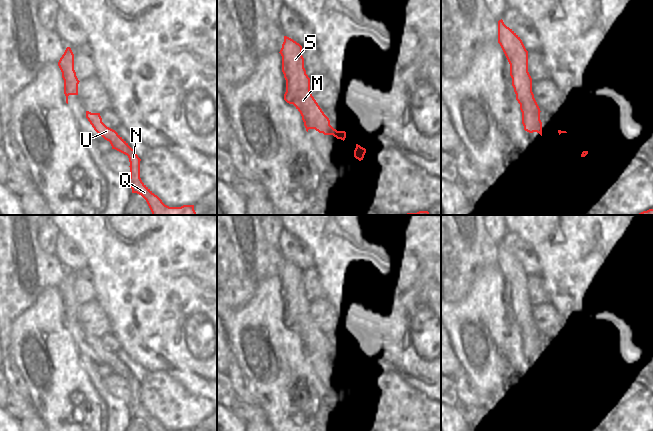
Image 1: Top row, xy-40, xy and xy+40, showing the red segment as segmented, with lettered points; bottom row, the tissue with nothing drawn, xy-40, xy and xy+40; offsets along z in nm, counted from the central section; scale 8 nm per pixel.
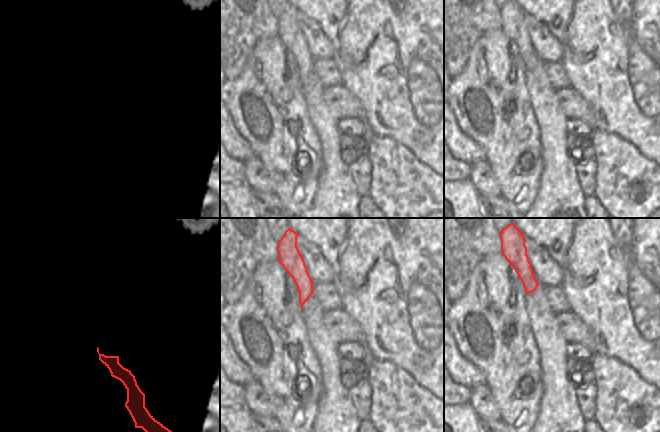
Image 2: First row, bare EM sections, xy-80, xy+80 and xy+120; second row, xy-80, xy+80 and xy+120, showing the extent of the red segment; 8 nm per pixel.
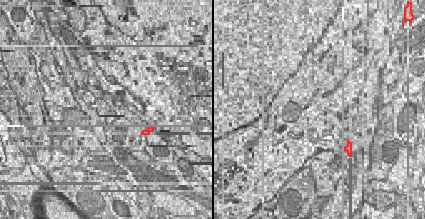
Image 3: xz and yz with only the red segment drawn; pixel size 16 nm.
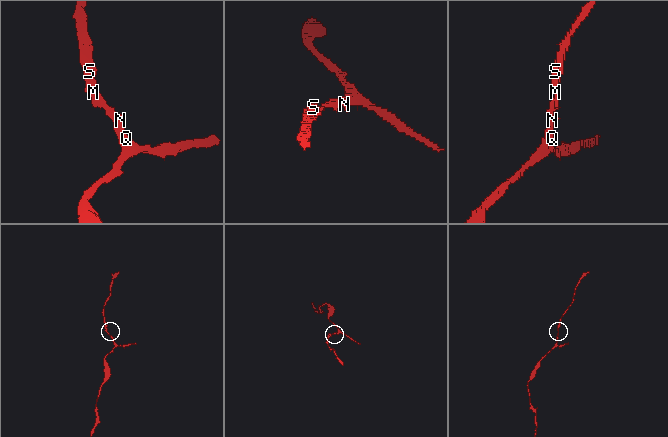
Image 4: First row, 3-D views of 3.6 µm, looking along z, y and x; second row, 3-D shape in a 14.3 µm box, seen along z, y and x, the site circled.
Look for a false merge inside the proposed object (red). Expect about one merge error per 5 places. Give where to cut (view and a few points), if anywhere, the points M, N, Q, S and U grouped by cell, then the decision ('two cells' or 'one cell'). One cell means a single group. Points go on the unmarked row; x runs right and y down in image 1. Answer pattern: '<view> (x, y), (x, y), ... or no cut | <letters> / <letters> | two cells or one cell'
no cut | M N Q S U | one cell

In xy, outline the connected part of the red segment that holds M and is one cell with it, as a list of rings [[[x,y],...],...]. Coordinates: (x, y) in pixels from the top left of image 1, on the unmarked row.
[[[284,260],[279,277],[282,280],[282,296],[286,304],[284,324],[293,328],[300,336],[306,355],[315,353],[319,357],[333,359],[344,365],[346,356],[337,355],[330,349],[329,342],[310,316],[310,302],[304,292],[302,270],[293,263]]]

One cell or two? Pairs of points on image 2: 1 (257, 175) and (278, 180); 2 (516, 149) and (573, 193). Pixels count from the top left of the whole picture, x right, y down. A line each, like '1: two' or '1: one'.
1: two
2: two

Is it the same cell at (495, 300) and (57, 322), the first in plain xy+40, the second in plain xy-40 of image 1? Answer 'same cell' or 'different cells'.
same cell

